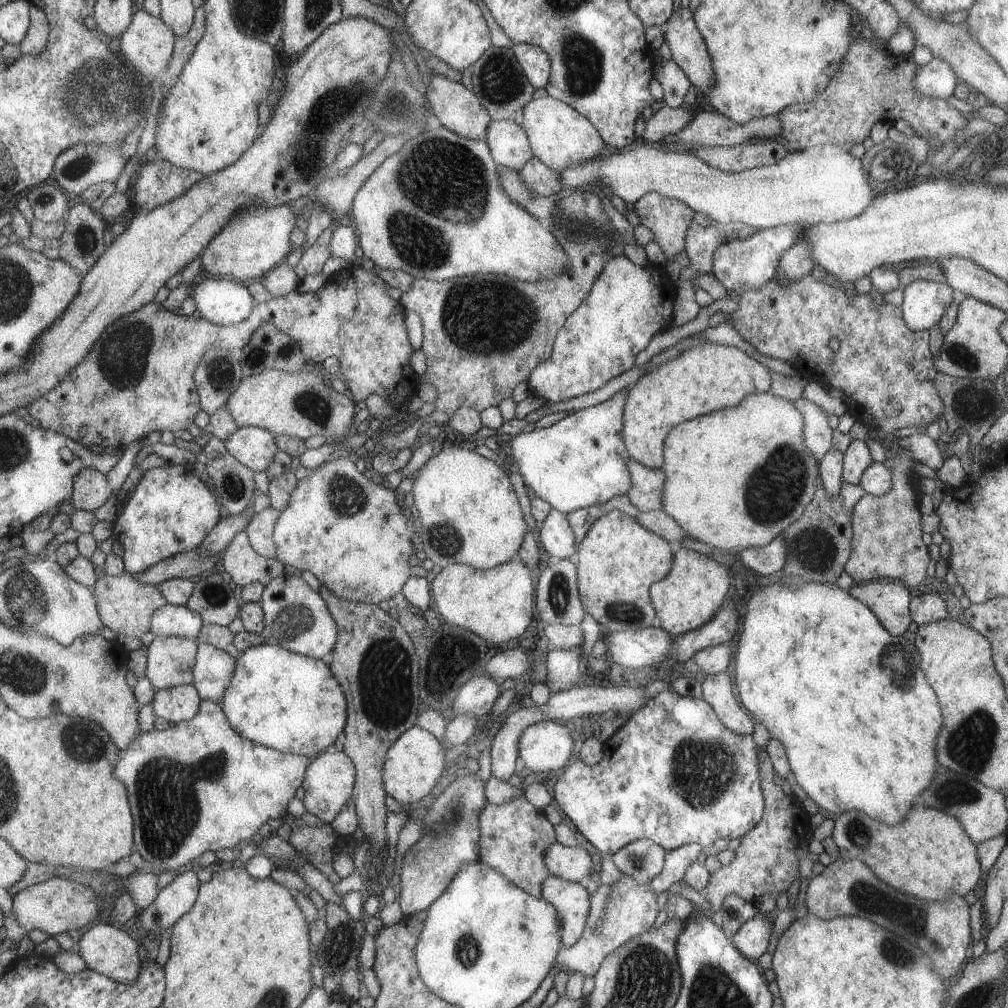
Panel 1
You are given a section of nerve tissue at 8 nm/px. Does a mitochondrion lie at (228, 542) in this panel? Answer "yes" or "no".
no

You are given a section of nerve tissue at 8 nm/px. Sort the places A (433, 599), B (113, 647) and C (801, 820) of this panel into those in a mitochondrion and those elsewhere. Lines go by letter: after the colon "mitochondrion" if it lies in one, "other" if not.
A: other
B: other
C: other

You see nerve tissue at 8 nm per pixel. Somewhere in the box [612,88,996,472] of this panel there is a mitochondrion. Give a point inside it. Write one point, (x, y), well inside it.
(959, 355)

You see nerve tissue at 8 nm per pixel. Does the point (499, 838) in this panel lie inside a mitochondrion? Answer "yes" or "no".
no

